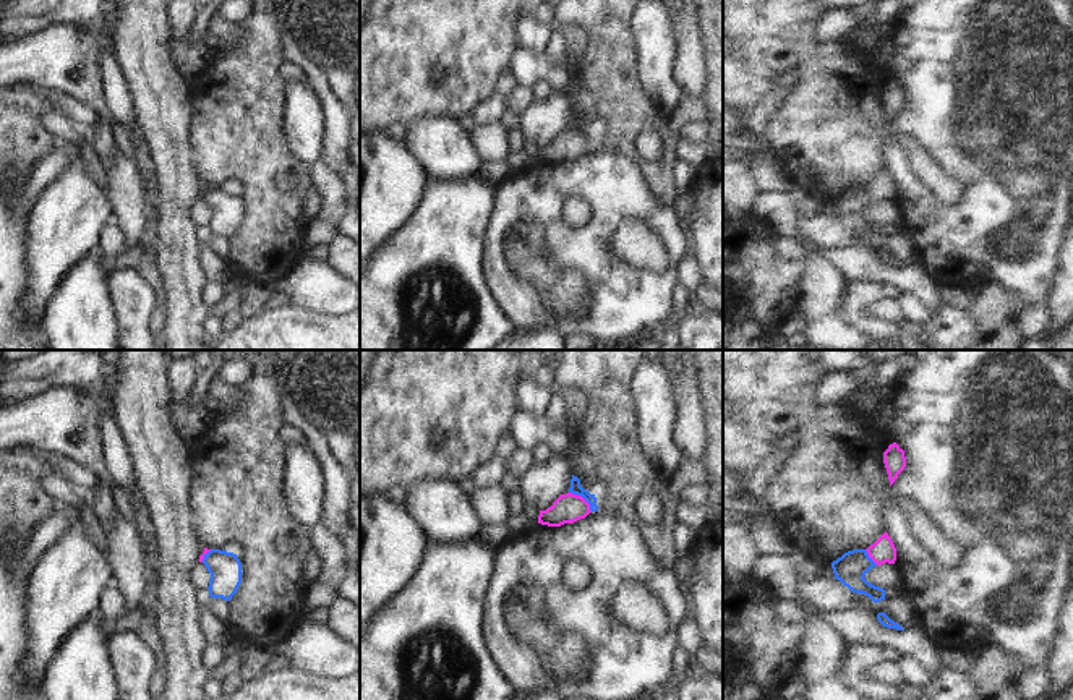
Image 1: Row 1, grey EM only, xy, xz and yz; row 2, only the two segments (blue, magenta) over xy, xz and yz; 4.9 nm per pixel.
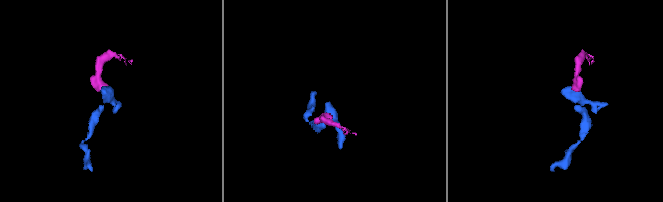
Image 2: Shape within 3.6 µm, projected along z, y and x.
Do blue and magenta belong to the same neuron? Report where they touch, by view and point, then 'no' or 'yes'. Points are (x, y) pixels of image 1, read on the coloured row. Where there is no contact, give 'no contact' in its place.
meets blue in xz at (582, 496); yes

